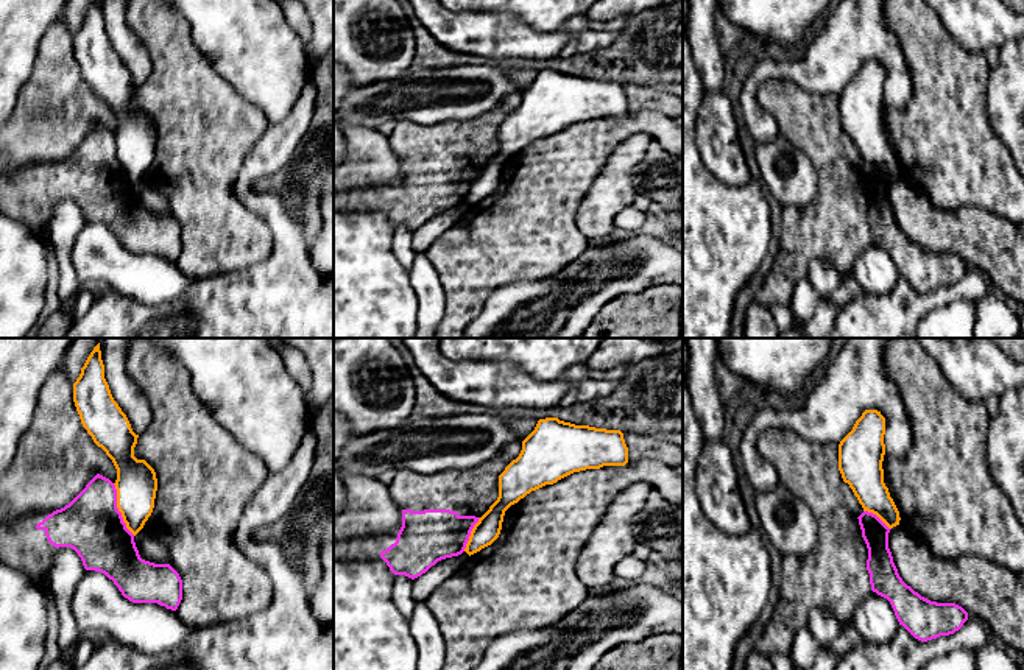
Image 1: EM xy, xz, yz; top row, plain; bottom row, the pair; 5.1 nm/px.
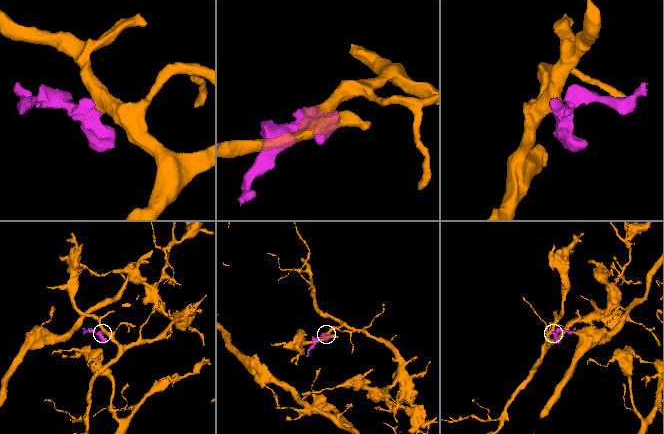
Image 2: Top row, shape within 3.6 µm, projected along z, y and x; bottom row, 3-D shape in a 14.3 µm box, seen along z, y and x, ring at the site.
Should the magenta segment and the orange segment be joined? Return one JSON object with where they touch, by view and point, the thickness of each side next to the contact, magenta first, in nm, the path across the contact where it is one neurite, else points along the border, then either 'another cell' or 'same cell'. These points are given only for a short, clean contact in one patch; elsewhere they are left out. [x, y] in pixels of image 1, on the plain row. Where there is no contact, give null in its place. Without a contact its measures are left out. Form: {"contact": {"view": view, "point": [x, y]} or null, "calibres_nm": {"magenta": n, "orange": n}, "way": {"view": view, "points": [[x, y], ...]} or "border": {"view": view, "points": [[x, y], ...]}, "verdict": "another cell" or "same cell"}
{"contact": {"view": "xy", "point": [117, 161]}, "calibres_nm": {"magenta": 320, "orange": 220}, "border": {"view": "xy", "points": [[112, 134], [116, 158], [122, 172], [134, 186]]}, "verdict": "another cell"}

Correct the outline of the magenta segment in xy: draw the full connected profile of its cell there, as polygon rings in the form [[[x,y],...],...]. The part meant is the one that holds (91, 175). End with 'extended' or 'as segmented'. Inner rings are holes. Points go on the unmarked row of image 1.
[[[97,125],[69,156],[48,165],[36,179],[44,181],[56,199],[73,199],[86,221],[104,224],[129,252],[178,260],[182,251],[179,224],[170,215],[140,209],[109,129]]]; as segmented

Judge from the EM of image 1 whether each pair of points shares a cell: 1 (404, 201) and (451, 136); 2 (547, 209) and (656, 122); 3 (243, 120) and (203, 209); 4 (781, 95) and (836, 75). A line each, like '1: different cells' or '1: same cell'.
1: same cell
2: same cell
3: same cell
4: different cells

